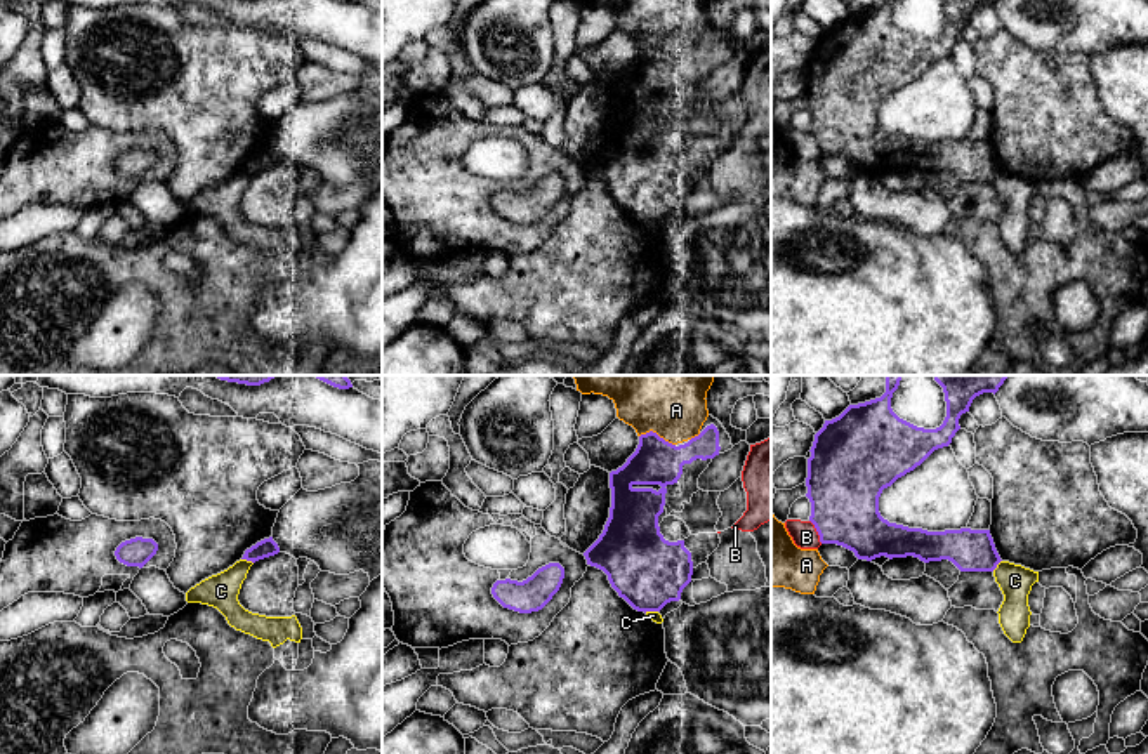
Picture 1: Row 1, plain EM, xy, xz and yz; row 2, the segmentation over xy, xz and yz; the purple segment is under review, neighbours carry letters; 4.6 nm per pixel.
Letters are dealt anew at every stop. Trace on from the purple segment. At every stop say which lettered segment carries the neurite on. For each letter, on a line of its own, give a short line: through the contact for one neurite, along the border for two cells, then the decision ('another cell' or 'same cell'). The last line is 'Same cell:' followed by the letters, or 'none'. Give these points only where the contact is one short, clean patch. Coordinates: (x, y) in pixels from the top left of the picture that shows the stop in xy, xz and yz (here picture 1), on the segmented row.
A: another cell
B: another cell
C: xy (242, 558), (252, 563) | another cell
Same cell: none

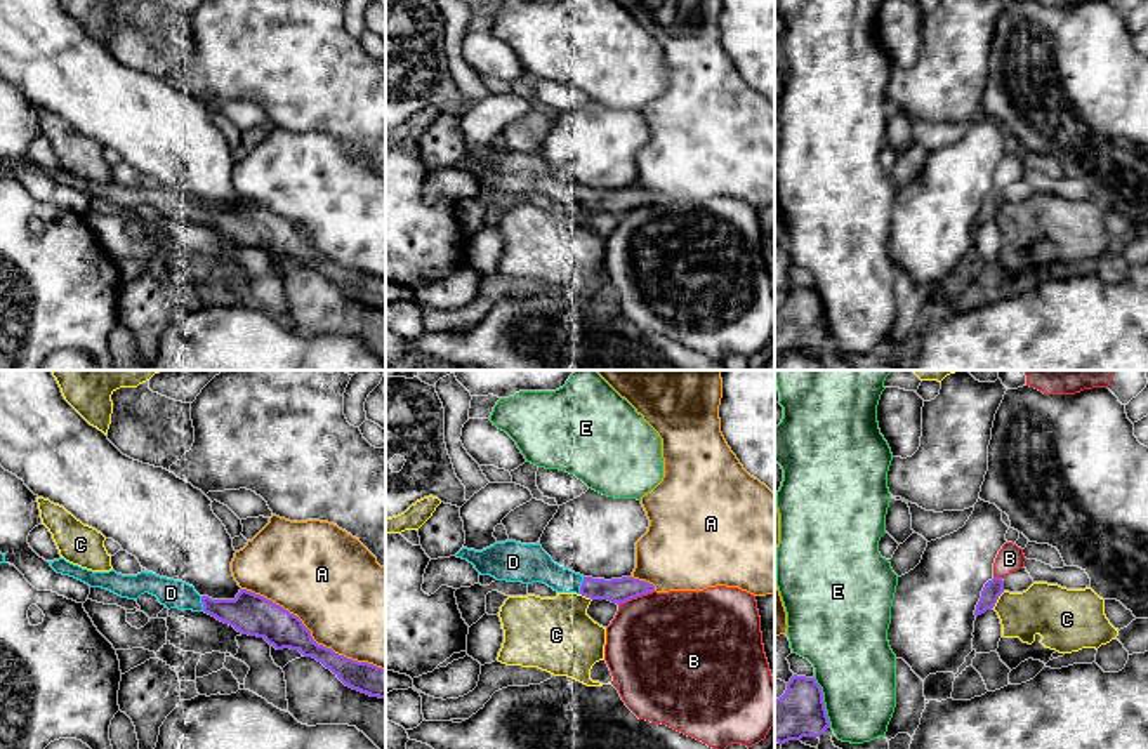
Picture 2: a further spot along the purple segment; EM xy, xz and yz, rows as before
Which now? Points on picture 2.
A: another cell
B: another cell
C: yz (1004, 591), (992, 607) | another cell
D: same cell
E: another cell
Same cell: D

